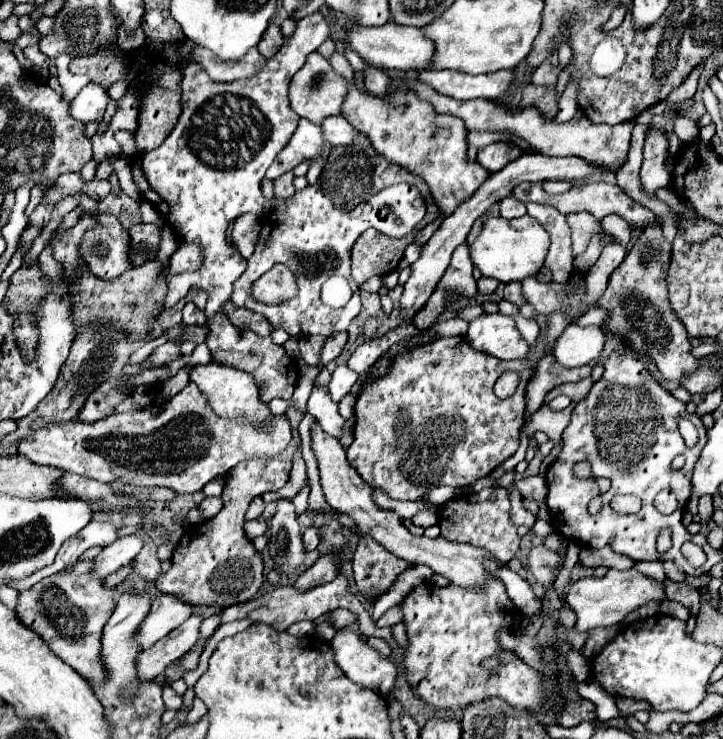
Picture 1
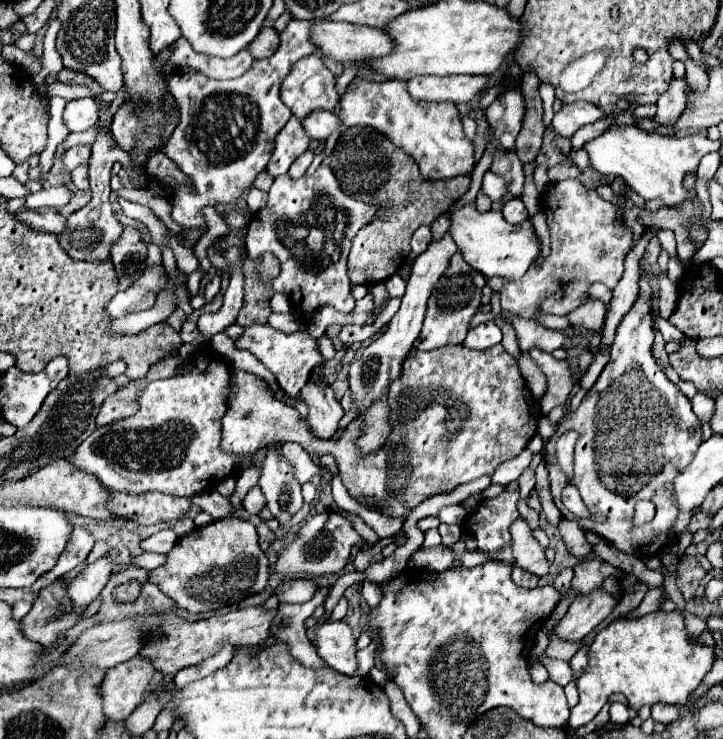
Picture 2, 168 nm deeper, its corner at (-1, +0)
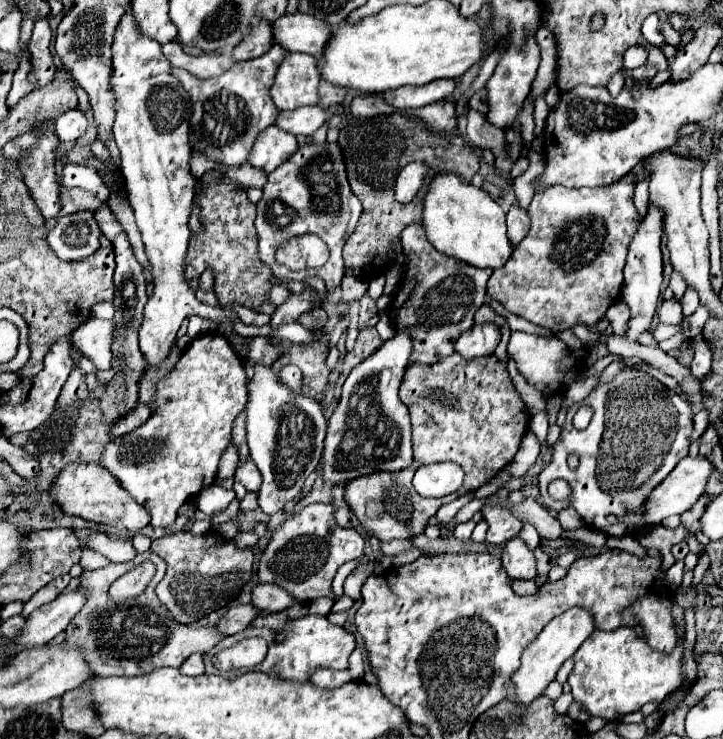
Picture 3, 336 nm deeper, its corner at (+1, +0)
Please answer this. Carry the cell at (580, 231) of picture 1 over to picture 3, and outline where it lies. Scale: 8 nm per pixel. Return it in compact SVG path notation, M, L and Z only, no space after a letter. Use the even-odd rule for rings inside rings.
M627 174L613 186L597 190L549 186L543 192L537 192L529 206L529 234L515 246L509 262L503 268L493 270L487 282L487 292L491 294L491 298L499 300L509 312L541 328L547 328L553 334L563 332L577 322L587 324L595 332L595 326L603 318L605 310L619 300L627 248L641 222L633 206L633 190L635 182L631 174Z

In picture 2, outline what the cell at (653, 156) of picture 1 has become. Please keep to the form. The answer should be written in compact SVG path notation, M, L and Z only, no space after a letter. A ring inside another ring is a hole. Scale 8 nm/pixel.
M673 78L667 92L657 100L657 114L655 122L663 126L673 126L681 116L685 102L687 102L689 84L685 78Z

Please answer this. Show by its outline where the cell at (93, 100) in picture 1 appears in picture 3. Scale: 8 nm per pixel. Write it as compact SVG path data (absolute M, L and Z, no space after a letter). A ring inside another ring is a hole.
M79 108L67 110L55 120L55 134L61 142L77 140L85 134L85 130L87 130L87 118Z

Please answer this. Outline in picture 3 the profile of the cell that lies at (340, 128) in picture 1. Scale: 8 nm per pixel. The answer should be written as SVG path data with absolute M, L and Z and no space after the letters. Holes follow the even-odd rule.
M303 106L301 110L291 110L291 112L279 112L277 126L283 130L295 134L295 136L311 136L315 134L323 124L327 122L327 112L321 110L319 106Z

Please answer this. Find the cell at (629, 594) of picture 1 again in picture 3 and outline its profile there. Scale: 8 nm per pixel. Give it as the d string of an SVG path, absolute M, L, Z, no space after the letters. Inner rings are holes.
M573 606L567 612L559 614L557 618L553 618L537 636L537 640L533 644L529 644L521 656L521 666L519 670L513 674L513 684L517 688L517 698L519 698L519 706L527 708L537 696L543 694L543 690L547 688L547 684L551 680L555 680L555 674L559 670L559 666L583 644L583 640L587 640L587 636L591 636L595 630L595 620L593 614L581 606Z

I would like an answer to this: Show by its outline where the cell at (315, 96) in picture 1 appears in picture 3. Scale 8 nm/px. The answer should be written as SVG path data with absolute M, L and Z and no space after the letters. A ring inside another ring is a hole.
M289 54L277 70L275 82L271 86L271 98L279 110L295 110L301 106L317 104L319 102L319 92L317 92L319 80L321 80L321 72L317 66L317 58L309 54Z

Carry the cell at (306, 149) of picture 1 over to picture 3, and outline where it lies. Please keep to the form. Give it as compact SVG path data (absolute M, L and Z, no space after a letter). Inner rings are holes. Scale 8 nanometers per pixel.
M267 126L255 140L249 154L249 164L265 170L267 174L279 168L297 152L297 138L279 126Z

